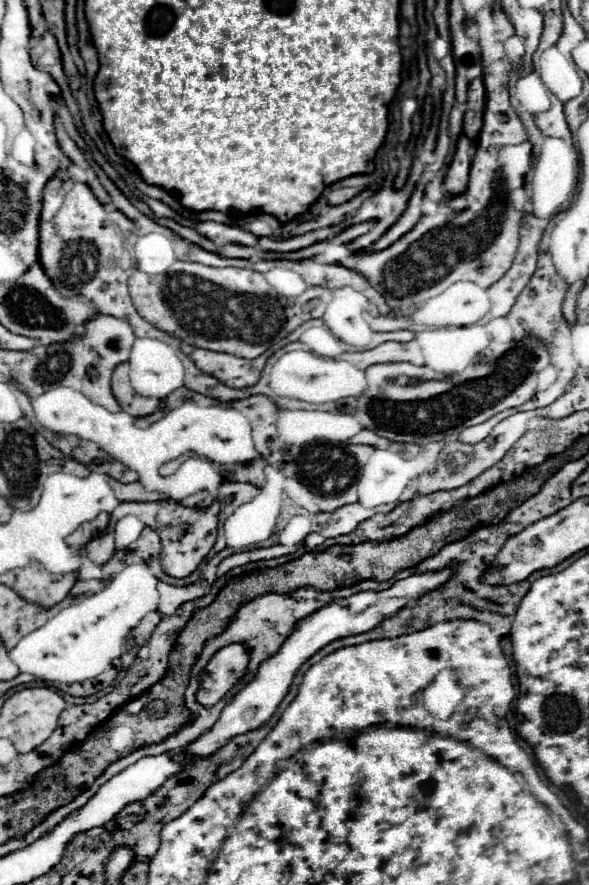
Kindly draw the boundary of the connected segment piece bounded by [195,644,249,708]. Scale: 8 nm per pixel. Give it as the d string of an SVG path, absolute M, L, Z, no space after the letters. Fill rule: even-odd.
M229 644L221 648L205 666L195 700L205 708L215 706L227 694L227 690L241 678L241 674L245 674L245 662L249 662L245 646Z

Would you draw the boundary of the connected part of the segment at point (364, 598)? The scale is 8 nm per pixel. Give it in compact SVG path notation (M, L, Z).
M447 566L443 570L429 570L423 574L411 574L409 578L397 580L391 588L381 590L381 592L373 592L373 590L365 590L365 592L357 592L349 598L337 598L331 600L329 604L325 604L323 608L315 610L313 614L309 614L307 618L299 620L293 628L293 632L287 636L287 640L281 644L281 648L269 656L267 660L263 660L259 664L259 670L255 674L255 678L251 682L247 682L233 698L231 702L223 708L219 720L215 722L213 728L209 728L205 734L201 734L197 740L193 740L187 748L185 748L185 756L187 760L193 758L209 758L213 756L219 748L223 748L231 738L257 730L261 728L277 710L279 702L285 698L293 676L297 672L297 668L311 658L317 650L321 650L323 646L327 646L329 642L337 640L337 638L345 638L345 636L353 636L353 634L361 634L367 630L373 630L375 626L379 626L385 618L397 614L401 608L405 608L405 604L409 604L411 600L417 600L421 596L425 596L431 590L437 590L439 586L443 586L445 582L449 582L453 578L453 570Z

